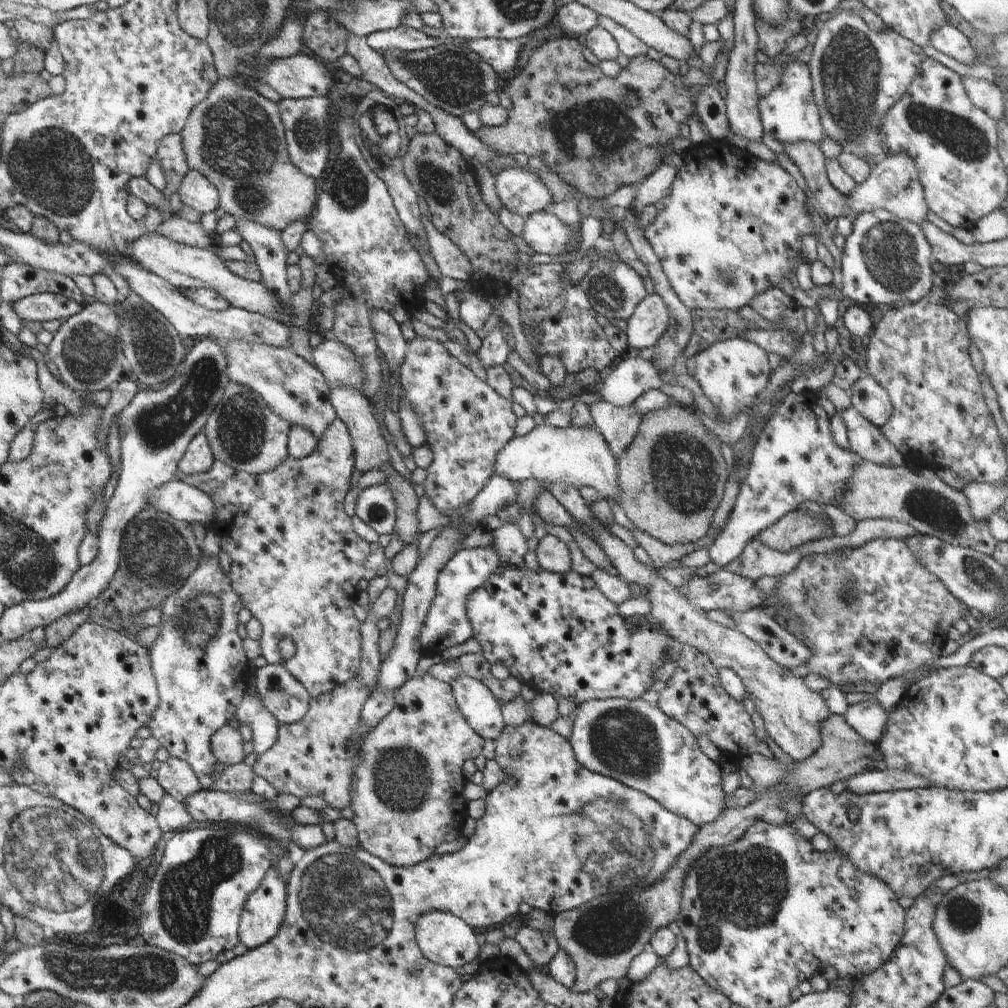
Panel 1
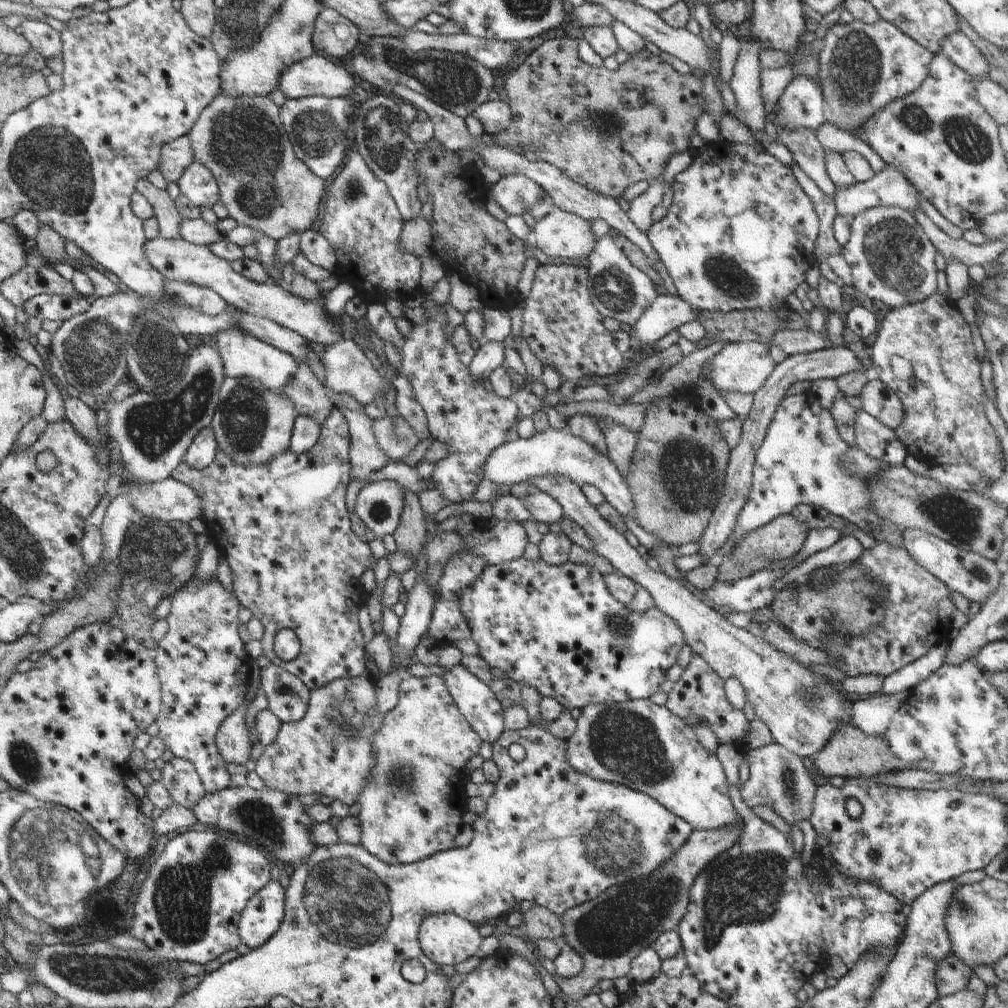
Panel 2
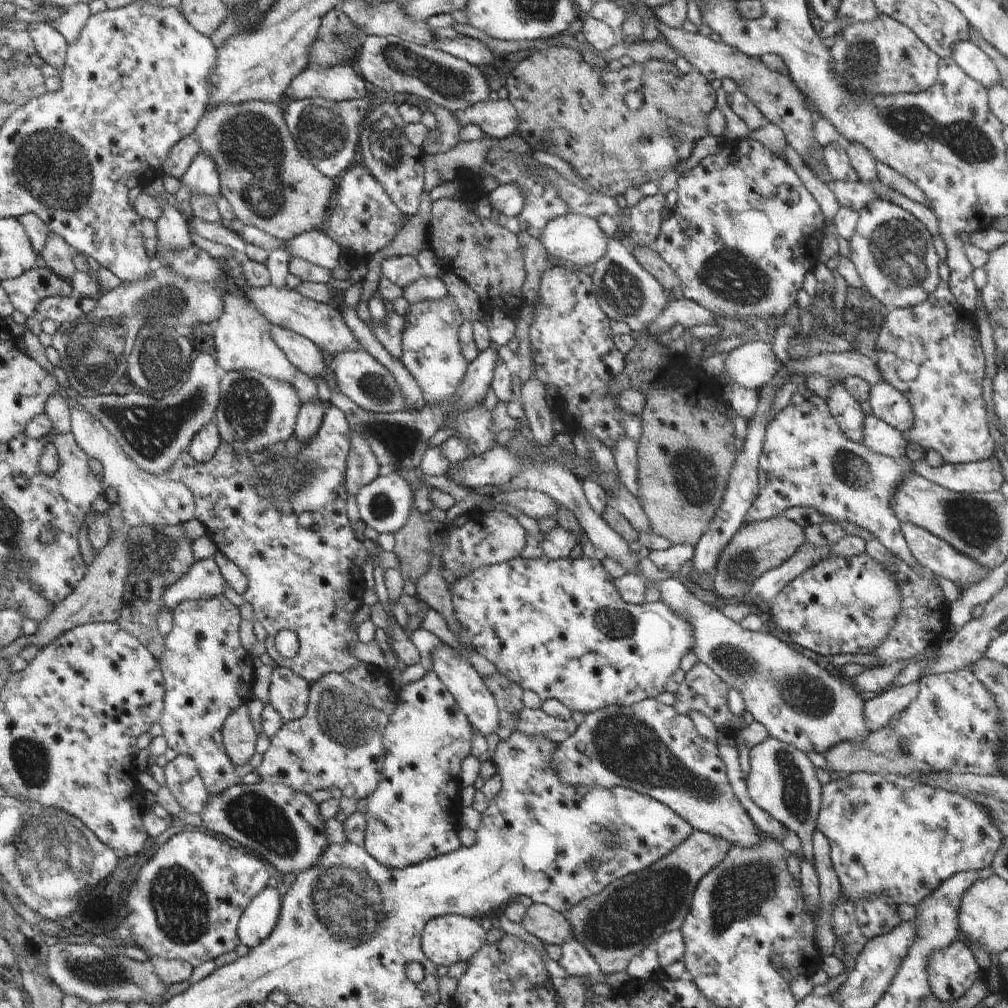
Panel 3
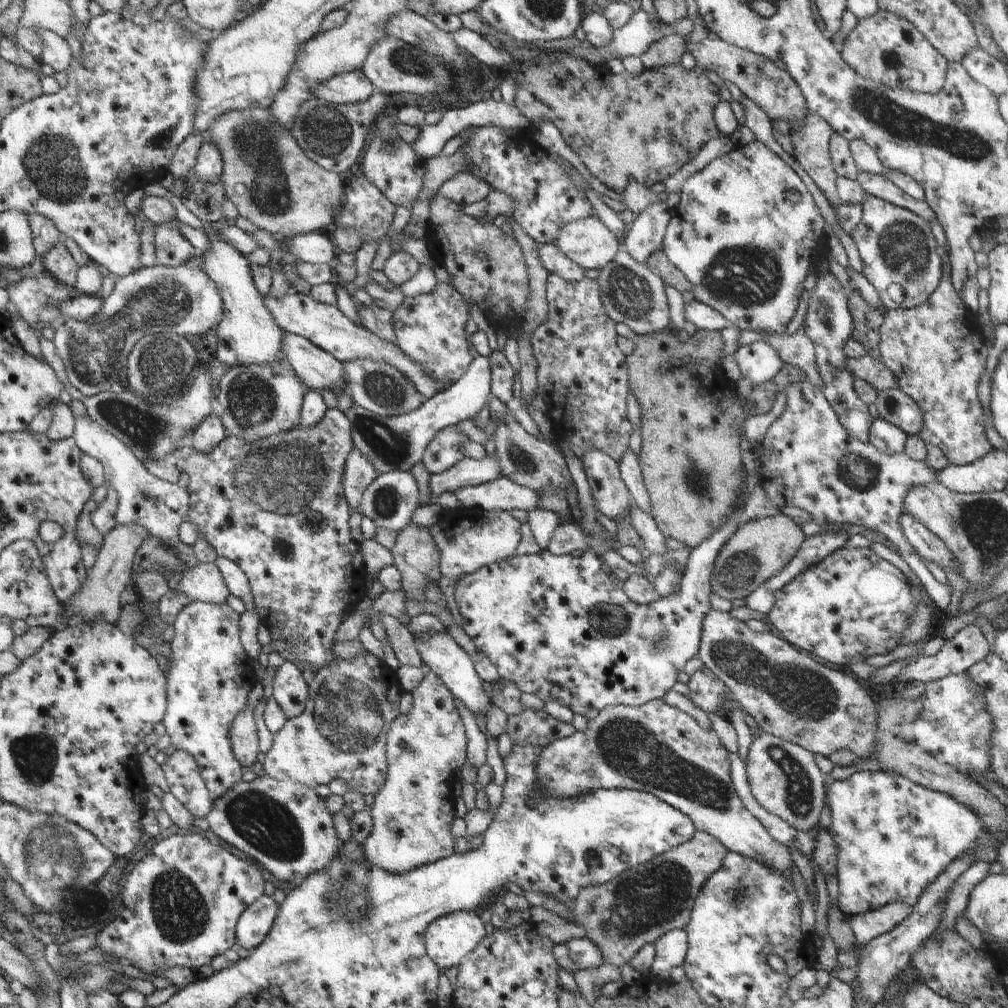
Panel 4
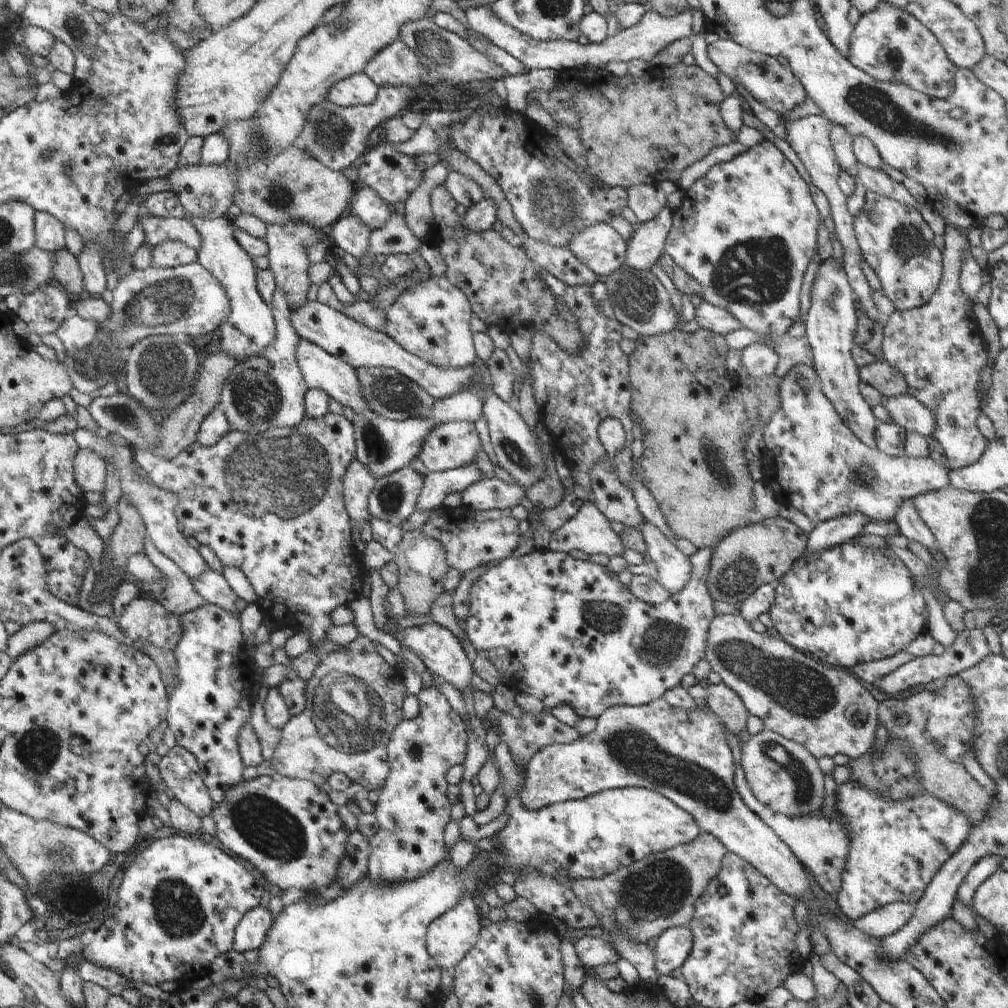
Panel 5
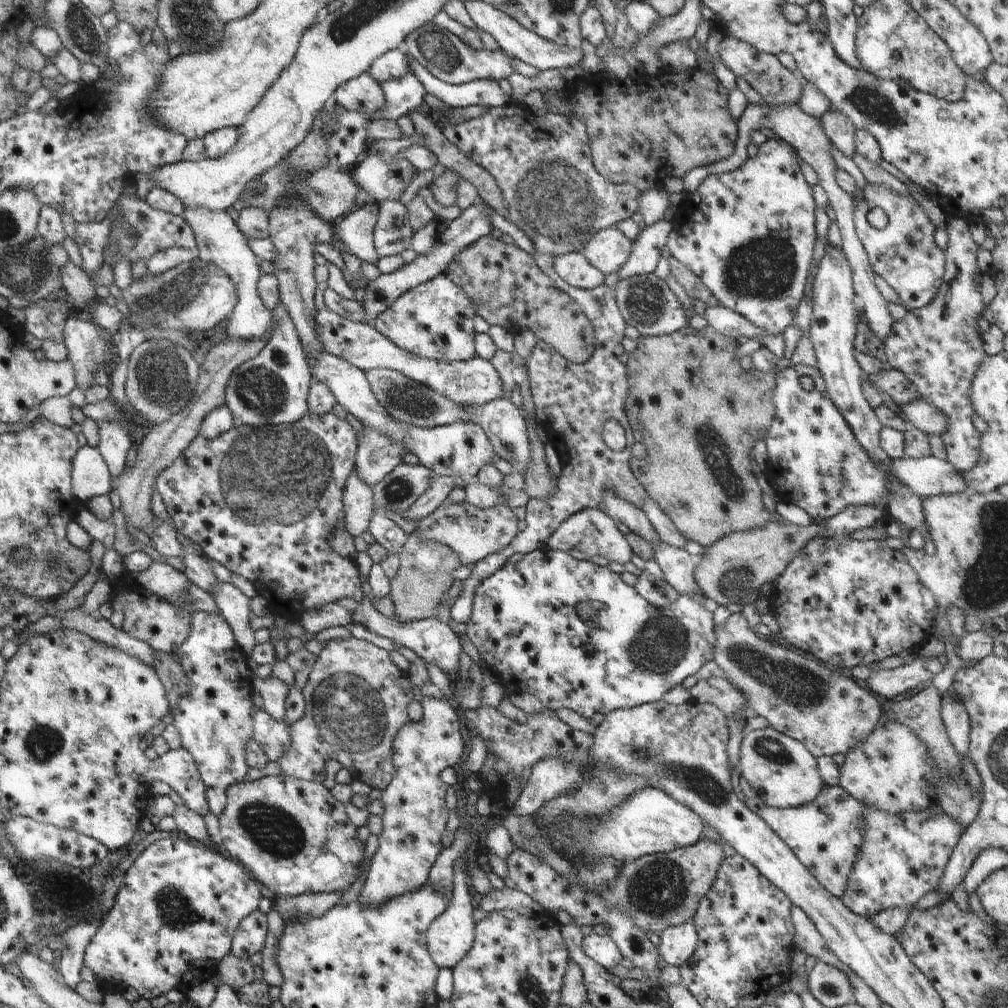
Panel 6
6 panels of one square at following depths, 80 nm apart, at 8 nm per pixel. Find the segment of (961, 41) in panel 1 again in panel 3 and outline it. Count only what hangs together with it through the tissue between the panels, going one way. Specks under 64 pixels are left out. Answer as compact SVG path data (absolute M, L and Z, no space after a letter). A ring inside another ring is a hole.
M970 40L956 42L952 46L951 59L960 66L967 76L985 88L992 88L996 84L1000 85L1000 76L994 62Z

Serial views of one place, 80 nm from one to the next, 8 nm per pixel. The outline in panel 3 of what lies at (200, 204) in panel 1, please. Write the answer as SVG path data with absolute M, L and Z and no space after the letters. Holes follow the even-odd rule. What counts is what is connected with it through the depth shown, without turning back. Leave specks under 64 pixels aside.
M200 151L192 164L188 167L186 174L180 179L186 185L187 190L192 193L205 194L214 200L220 197L219 174L213 158Z

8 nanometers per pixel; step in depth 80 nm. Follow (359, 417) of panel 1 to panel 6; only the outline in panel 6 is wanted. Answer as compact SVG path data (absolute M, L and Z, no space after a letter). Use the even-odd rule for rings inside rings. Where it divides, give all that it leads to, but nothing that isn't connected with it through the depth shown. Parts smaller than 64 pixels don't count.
M357 471L349 474L345 482L343 505L345 529L354 537L362 536L369 530L372 515L375 513L373 492L357 477Z

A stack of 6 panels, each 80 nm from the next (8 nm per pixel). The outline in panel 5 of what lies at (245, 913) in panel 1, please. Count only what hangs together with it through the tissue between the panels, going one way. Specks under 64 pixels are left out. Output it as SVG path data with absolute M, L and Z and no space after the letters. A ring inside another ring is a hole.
M261 904L243 914L242 920L235 928L234 950L241 953L259 950L273 922L274 918L269 908Z

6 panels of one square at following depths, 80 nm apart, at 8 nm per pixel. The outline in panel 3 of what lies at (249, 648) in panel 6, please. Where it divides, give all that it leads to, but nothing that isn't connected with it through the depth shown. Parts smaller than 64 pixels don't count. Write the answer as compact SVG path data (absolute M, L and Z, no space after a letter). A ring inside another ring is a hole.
M214 559L194 562L184 577L165 588L163 606L171 611L182 601L197 601L223 594L225 580Z

